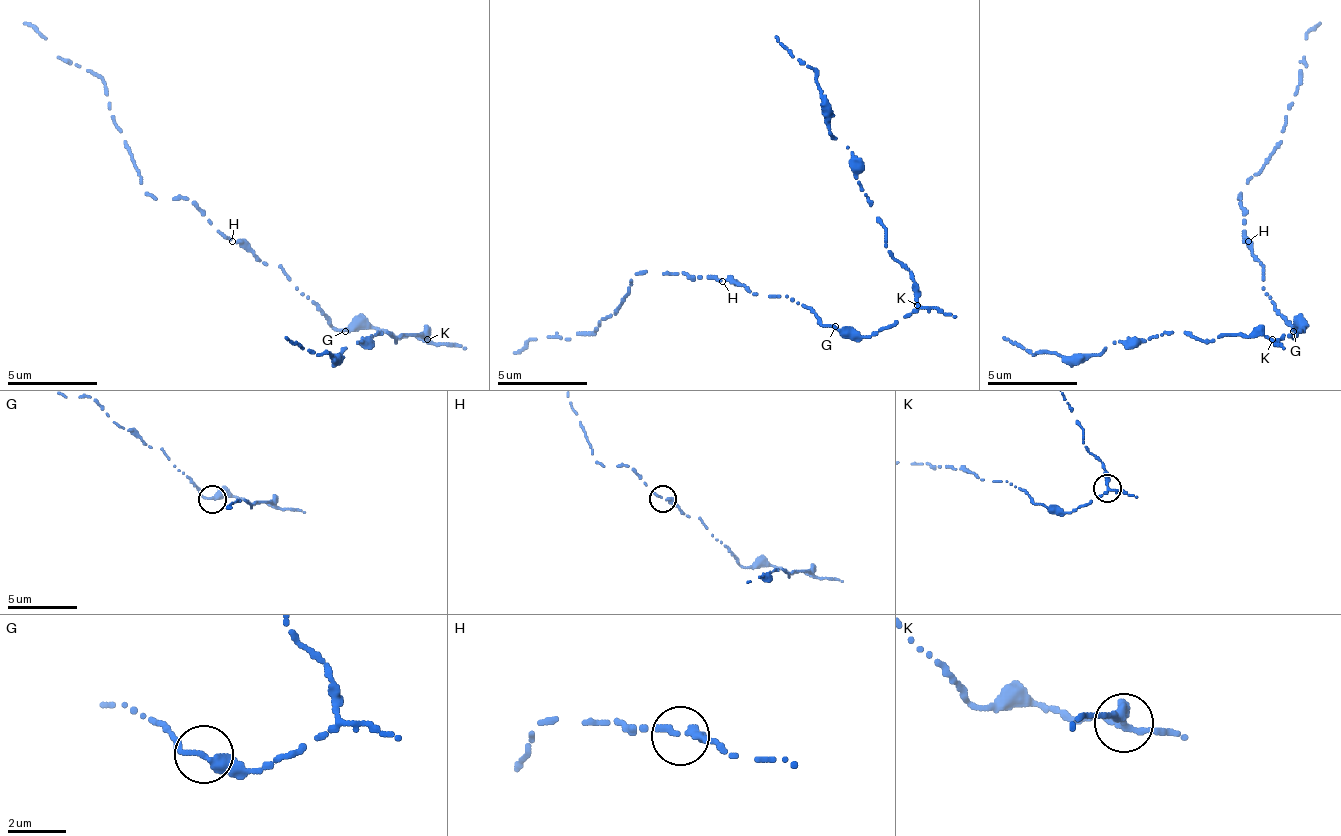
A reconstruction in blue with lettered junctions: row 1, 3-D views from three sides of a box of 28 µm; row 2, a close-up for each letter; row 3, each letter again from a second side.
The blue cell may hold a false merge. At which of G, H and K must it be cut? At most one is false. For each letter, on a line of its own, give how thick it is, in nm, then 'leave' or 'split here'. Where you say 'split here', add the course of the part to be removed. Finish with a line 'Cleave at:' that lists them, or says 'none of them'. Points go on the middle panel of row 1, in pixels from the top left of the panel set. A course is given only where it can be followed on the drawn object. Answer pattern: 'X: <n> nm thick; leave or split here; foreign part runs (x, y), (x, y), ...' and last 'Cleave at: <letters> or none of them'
G: 280 nm thick; leave
H: 260 nm thick; leave
K: 280 nm thick; split here; foreign part runs (916, 304), (916, 281), (885, 245), (853, 151), (830, 132), (826, 96), (776, 38)
Cleave at: K

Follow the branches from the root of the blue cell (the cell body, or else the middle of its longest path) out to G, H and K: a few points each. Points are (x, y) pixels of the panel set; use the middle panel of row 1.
G: (803, 308), (808, 308), (826, 326), (835, 326)
H: (803, 308), (785, 295), (754, 295), (731, 281), (722, 281)
K: (803, 308), (808, 308), (826, 326), (866, 335), (885, 326), (894, 326), (916, 304)

